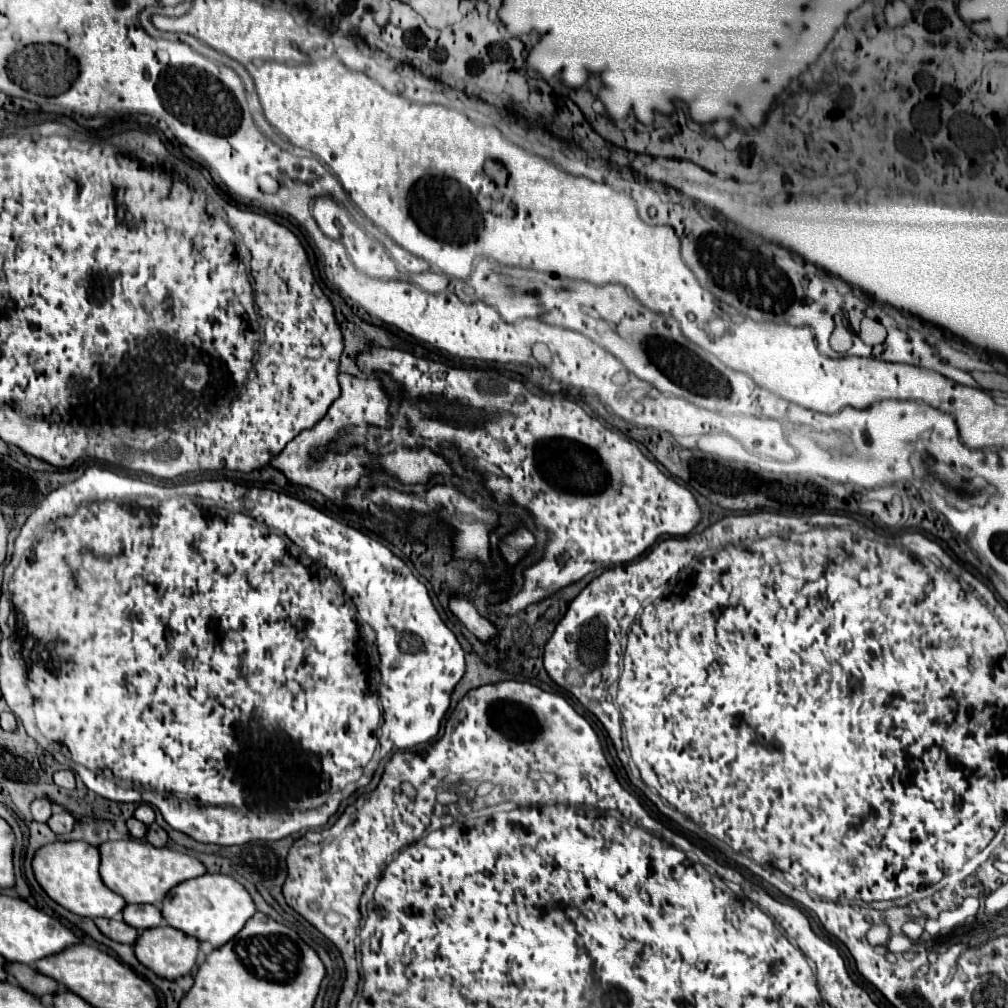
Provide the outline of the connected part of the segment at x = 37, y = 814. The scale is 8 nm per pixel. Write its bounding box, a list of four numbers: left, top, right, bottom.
[31,799,51,823]

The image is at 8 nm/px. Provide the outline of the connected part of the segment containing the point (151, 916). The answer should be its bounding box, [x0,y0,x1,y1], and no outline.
[123,905,163,929]

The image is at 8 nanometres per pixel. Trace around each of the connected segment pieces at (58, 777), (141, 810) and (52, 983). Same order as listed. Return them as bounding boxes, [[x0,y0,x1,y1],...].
[[53,769,75,789],[135,805,155,825],[7,963,59,997]]

